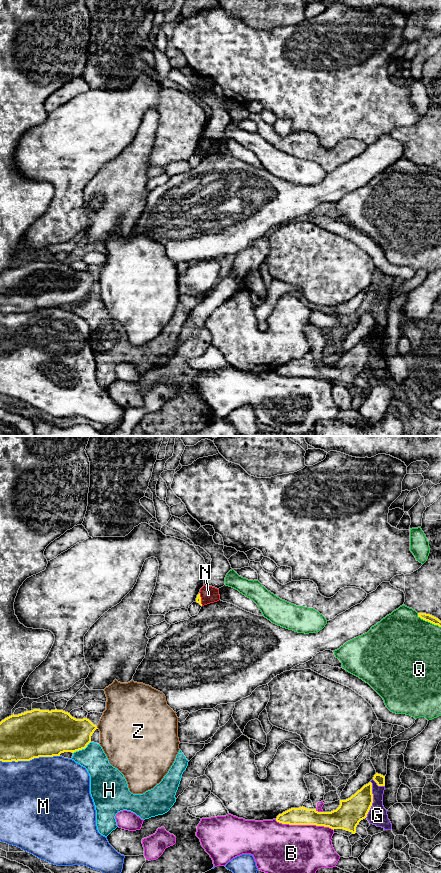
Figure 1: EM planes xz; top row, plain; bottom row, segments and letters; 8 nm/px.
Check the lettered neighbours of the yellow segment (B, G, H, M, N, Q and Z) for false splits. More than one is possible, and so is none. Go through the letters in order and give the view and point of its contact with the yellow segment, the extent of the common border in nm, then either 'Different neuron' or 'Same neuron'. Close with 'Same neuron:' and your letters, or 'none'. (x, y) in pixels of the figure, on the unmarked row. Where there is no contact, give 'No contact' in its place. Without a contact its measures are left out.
B: Touches yellow at xz (304, 376). Shared border 480 nm. Different neuron
G: Touches yellow at xz (372, 351). Shared border 300 nm. Different neuron
H: Touches yellow at xz (82, 300). Shared border 170 nm. Different neuron
M: Touches yellow at xz (29, 312). Shared border 480 nm. Different neuron
N: Touches yellow at xz (200, 151). Shared border 110 nm. Different neuron
Q: Touches yellow at xz (428, 173). Shared border 220 nm. Different neuron
Z: Touches yellow at xz (96, 279). Shared border 30 nm. Different neuron
Same neuron: none

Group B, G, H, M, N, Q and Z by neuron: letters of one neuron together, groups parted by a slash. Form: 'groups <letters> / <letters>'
groups B / G / H / M / N / Q / Z

